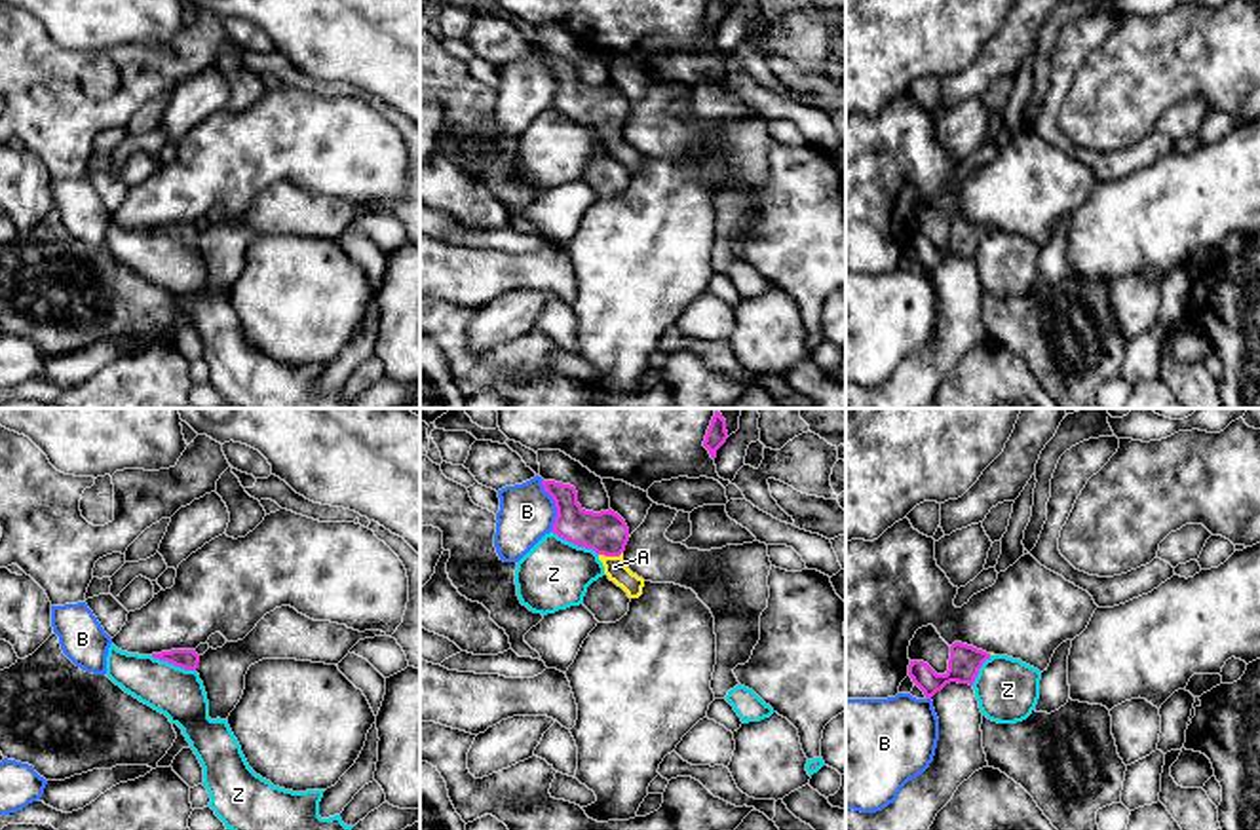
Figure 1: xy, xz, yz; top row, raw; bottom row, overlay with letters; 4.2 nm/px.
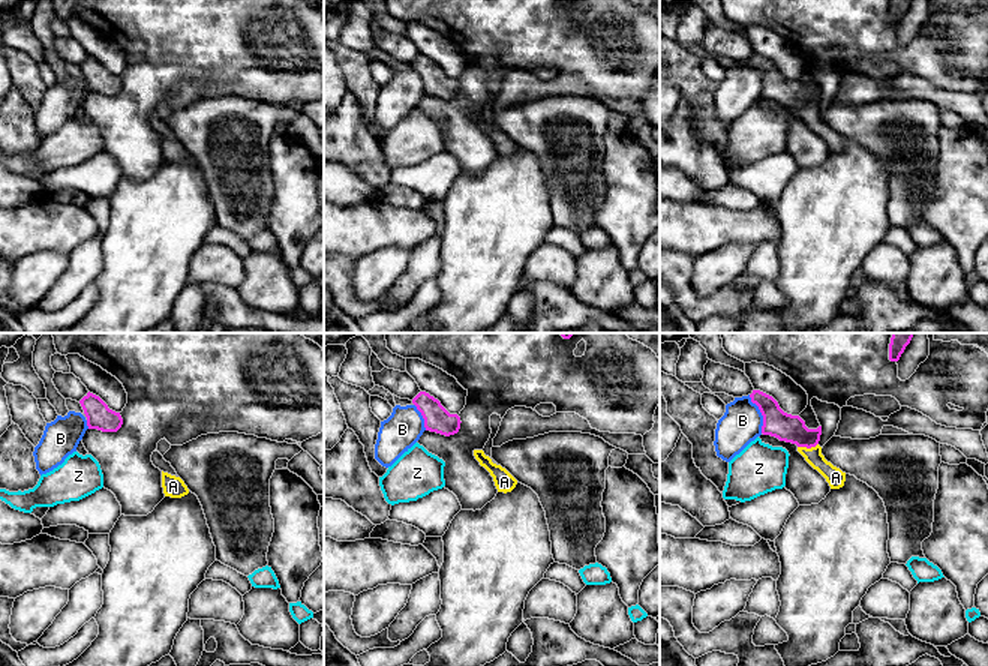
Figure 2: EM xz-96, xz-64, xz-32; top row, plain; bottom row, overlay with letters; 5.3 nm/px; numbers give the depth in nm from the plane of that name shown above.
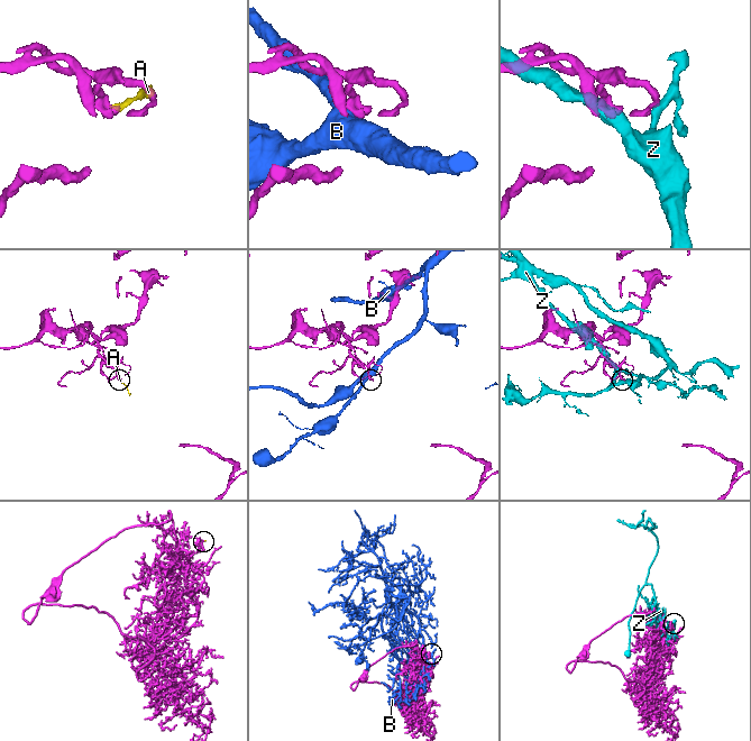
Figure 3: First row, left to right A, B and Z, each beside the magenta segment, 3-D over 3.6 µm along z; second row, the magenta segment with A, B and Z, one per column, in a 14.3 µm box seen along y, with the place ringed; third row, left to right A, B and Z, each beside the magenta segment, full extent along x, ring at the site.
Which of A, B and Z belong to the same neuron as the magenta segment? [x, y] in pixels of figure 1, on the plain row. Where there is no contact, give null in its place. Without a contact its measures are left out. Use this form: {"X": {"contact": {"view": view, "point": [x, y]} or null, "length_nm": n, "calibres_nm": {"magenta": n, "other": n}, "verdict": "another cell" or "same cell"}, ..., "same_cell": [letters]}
{"A": {"contact": {"view": "xz", "point": [610, 130]}, "length_nm": 110, "calibres_nm": {"magenta": 180, "other": 90}, "verdict": "same cell"}, "B": {"contact": {"view": "xz", "point": [555, 80]}, "length_nm": 220, "calibres_nm": {"magenta": 180, "other": 240}, "verdict": "another cell"}, "Z": {"contact": {"view": "xz", "point": [574, 118]}, "length_nm": 220, "calibres_nm": {"magenta": 180, "other": 300}, "verdict": "another cell"}, "same_cell": ["A"]}

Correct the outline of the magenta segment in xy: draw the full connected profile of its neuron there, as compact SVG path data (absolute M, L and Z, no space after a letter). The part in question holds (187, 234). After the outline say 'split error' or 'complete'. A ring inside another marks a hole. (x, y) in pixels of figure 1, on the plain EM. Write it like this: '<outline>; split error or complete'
M171 224L162 228L152 228L152 232L160 236L167 236L184 245L196 245L200 237L200 230L196 228L196 224Z; complete

